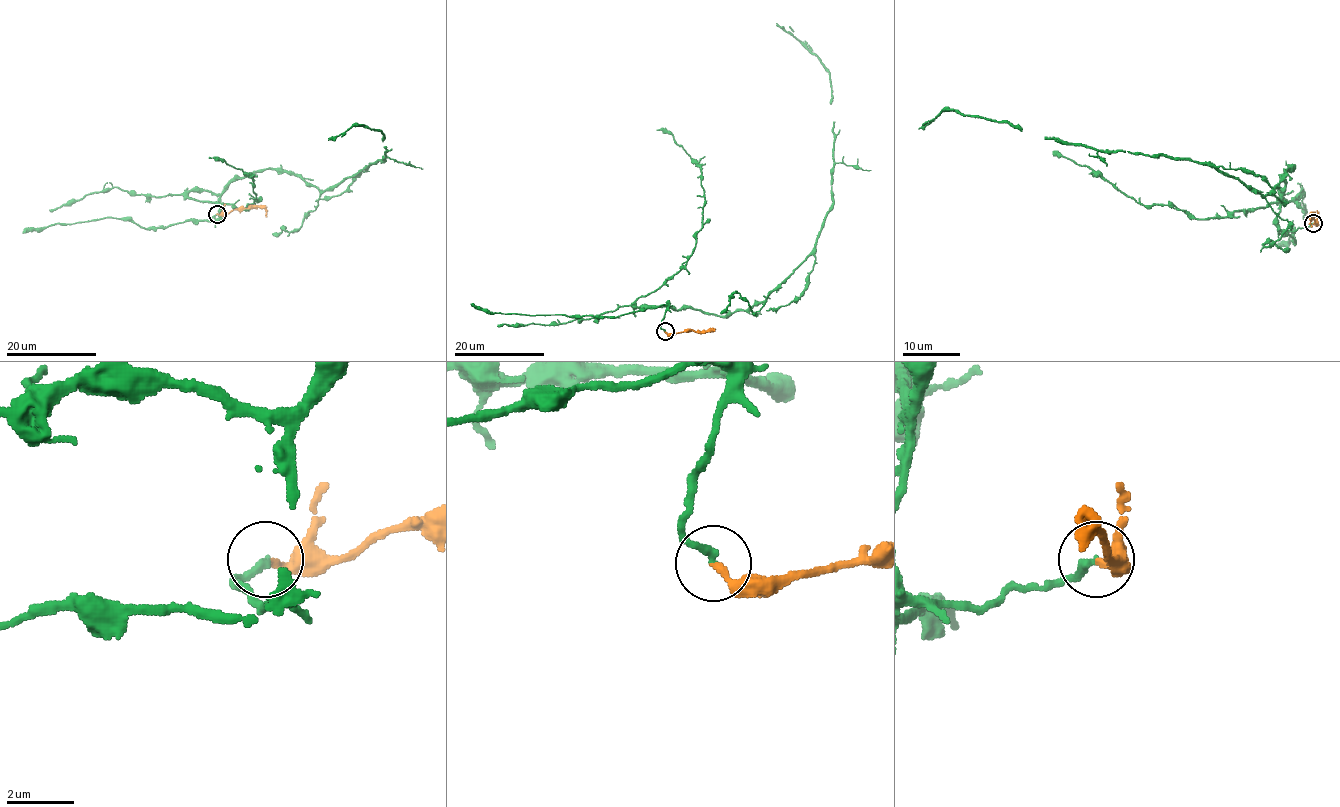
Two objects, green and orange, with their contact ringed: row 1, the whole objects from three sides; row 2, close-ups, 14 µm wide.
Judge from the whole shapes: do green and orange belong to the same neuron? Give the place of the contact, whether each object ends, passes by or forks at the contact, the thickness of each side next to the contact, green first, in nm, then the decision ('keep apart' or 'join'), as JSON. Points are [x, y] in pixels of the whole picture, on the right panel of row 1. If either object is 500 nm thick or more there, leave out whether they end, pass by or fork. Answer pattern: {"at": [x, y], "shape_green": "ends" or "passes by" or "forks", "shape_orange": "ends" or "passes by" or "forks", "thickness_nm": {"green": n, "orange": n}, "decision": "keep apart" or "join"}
{"at": [1313, 223], "shape_green": "ends", "shape_orange": "ends", "thickness_nm": {"green": 240, "orange": 200}, "decision": "join"}

